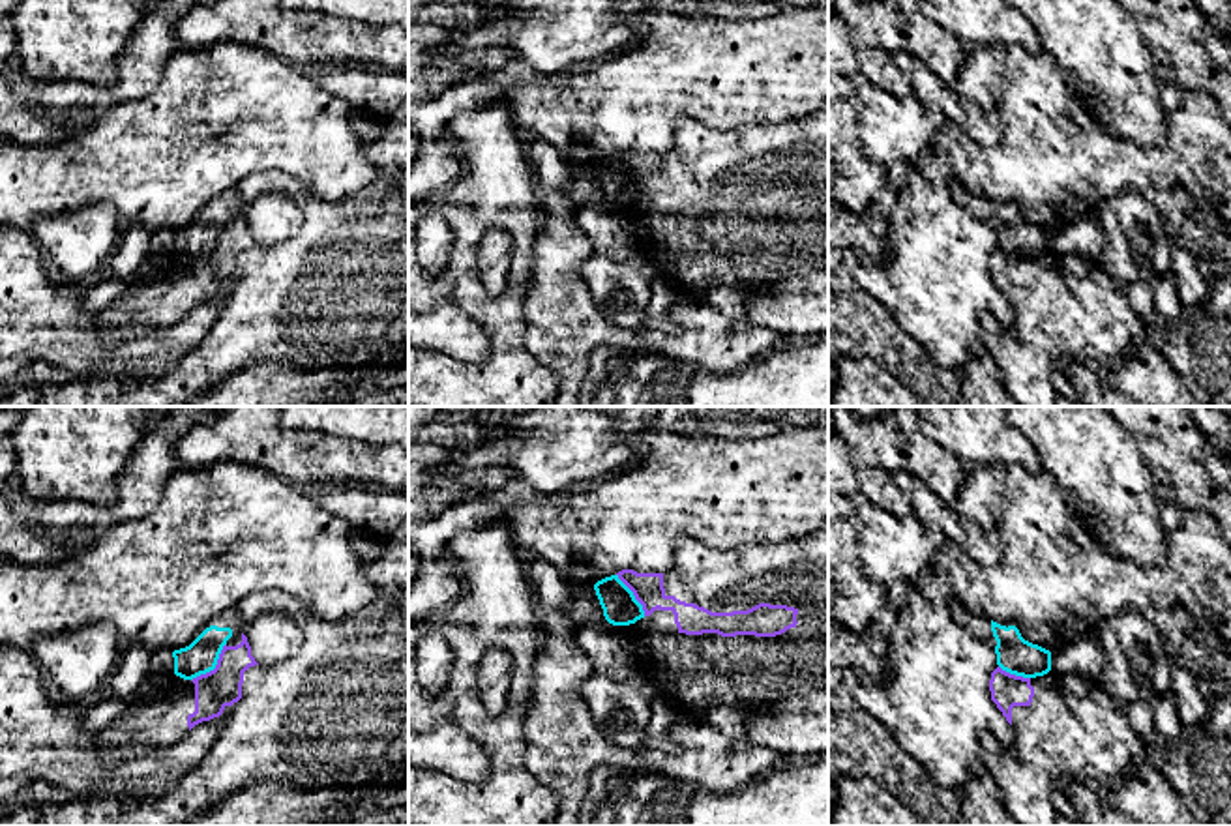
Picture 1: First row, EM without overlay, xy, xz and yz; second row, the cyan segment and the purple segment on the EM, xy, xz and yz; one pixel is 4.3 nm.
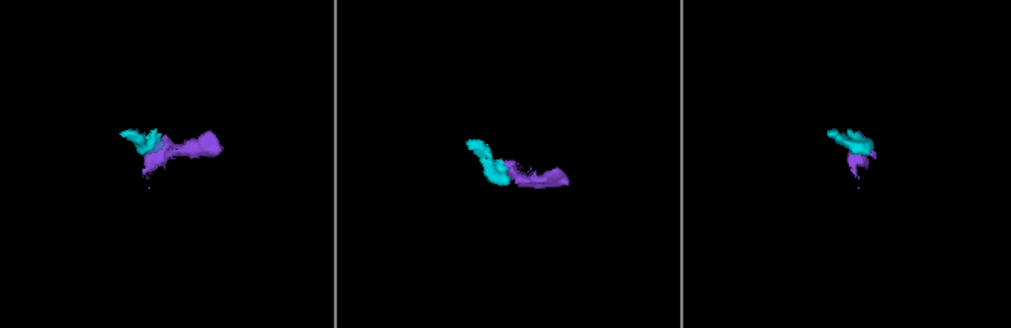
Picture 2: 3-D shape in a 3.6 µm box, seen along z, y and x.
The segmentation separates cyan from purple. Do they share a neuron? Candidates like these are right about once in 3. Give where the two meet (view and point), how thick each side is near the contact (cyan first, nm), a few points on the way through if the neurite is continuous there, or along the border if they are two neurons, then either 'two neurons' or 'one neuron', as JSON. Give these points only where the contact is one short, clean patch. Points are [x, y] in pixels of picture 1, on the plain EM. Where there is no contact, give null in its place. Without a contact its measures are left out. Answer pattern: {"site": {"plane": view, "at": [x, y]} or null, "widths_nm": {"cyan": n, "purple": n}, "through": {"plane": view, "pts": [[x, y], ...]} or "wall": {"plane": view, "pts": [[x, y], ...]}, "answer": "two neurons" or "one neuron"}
{"site": {"plane": "xy", "at": [214, 248]}, "widths_nm": {"cyan": 150, "purple": 170}, "wall": {"plane": "xy", "pts": [[225, 223], [218, 244], [192, 261]]}, "answer": "two neurons"}

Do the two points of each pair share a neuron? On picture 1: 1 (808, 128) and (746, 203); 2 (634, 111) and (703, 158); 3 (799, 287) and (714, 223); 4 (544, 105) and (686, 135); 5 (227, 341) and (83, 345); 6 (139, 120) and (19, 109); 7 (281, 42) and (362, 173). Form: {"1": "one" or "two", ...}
{"1": "one", "2": "two", "3": "two", "4": "two", "5": "two", "6": "two", "7": "two"}

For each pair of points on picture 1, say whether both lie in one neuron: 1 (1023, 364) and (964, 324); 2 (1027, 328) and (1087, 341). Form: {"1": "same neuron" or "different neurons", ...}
{"1": "different neurons", "2": "same neuron"}

